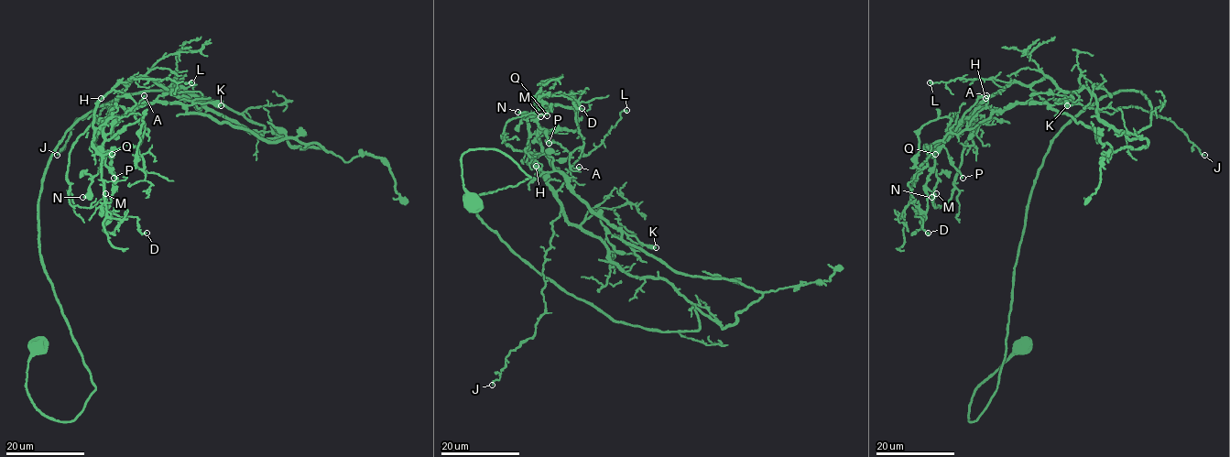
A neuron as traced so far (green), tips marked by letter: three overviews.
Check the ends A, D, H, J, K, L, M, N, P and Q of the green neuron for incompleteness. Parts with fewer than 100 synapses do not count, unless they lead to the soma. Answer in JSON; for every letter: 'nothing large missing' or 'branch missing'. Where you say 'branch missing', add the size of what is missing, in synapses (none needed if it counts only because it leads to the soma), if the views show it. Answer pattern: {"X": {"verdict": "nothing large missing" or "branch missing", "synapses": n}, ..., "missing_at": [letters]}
{"A": {"verdict": "nothing large missing"}, "D": {"verdict": "nothing large missing"}, "H": {"verdict": "nothing large missing"}, "J": {"verdict": "nothing large missing"}, "K": {"verdict": "nothing large missing"}, "L": {"verdict": "nothing large missing"}, "M": {"verdict": "nothing large missing"}, "N": {"verdict": "nothing large missing"}, "P": {"verdict": "nothing large missing"}, "Q": {"verdict": "nothing large missing"}, "missing_at": []}

